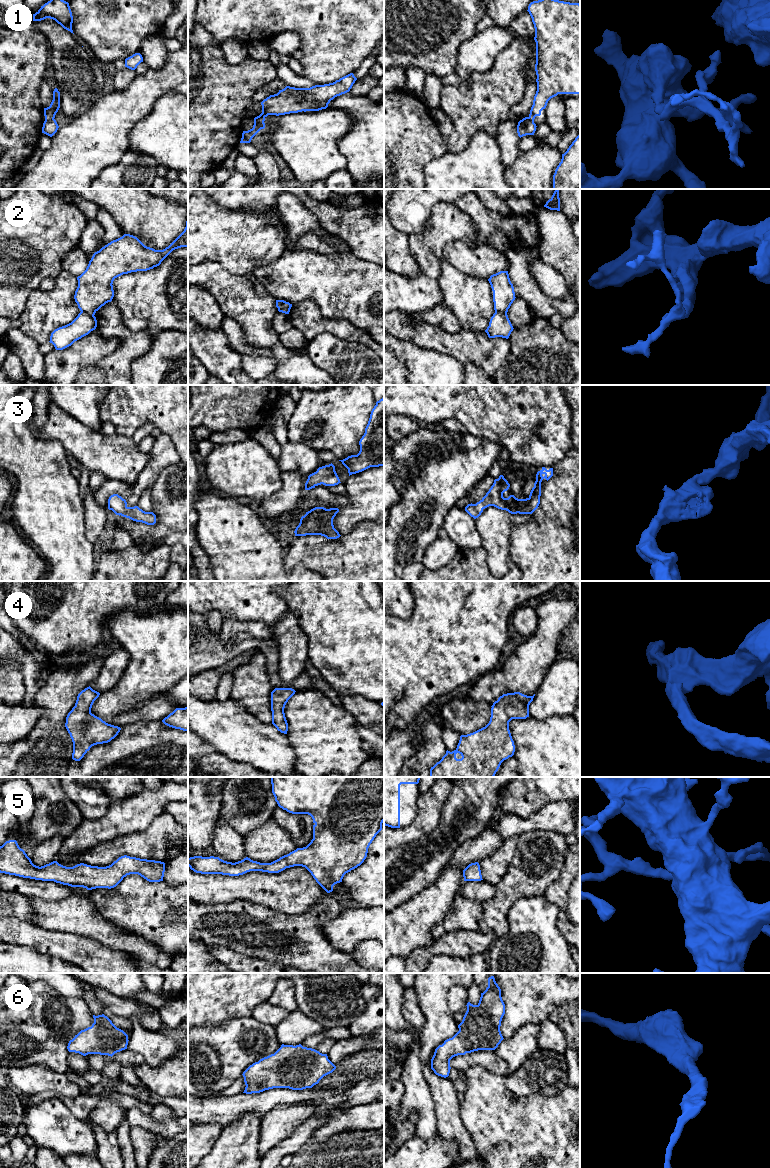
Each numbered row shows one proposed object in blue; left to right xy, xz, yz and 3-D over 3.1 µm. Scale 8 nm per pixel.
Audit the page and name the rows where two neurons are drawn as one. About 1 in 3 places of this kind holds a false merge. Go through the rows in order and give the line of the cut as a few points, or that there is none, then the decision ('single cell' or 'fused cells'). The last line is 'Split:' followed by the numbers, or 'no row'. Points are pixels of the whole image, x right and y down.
1: xy (53, 117), (45, 120) | fused cells
2: xy (81, 310), (93, 315) | fused cells
3: no cut | single cell
4: no cut | single cell
5: no cut | single cell
6: no cut | single cell
Split: 1, 2

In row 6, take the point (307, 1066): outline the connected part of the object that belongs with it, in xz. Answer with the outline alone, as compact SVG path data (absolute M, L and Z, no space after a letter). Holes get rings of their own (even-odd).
M282 1044L274 1054L253 1063L243 1072L246 1085L243 1093L260 1093L273 1088L312 1088L335 1069L327 1054L301 1044Z

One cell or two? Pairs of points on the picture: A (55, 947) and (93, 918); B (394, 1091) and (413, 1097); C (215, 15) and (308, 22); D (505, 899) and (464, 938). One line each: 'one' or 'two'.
A: two
B: two
C: one
D: two

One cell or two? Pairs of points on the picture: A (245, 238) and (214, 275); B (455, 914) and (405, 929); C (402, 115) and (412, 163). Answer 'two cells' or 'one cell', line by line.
A: two cells
B: two cells
C: one cell

